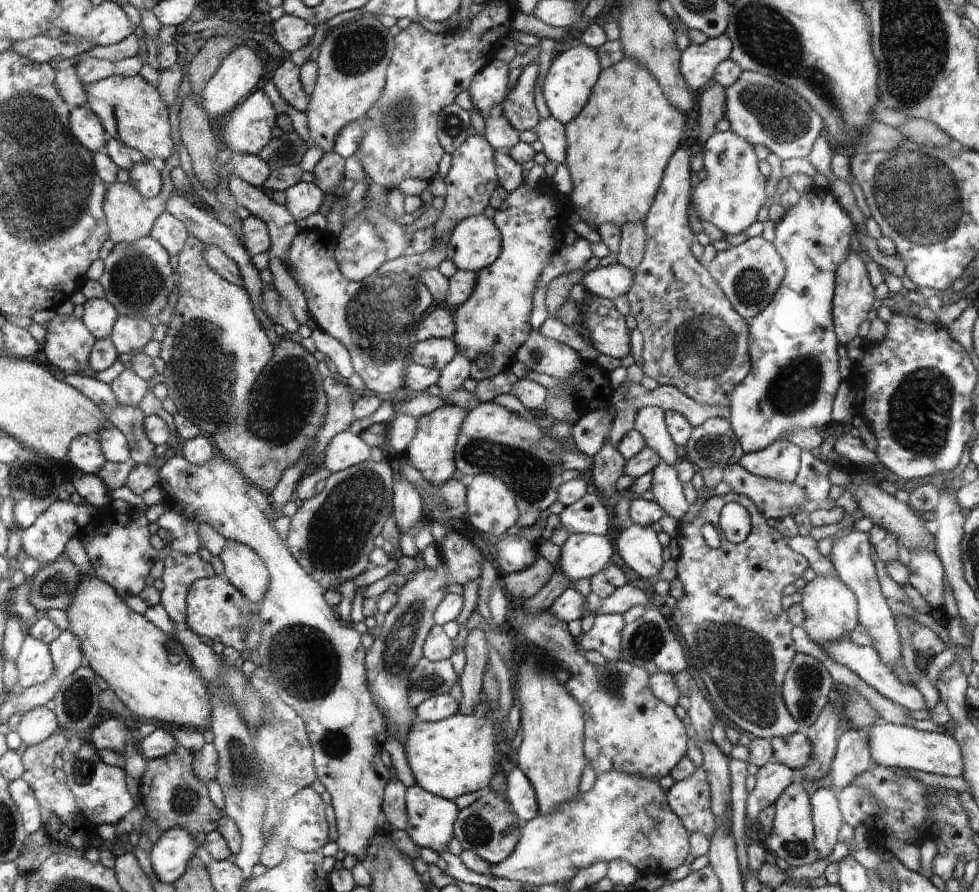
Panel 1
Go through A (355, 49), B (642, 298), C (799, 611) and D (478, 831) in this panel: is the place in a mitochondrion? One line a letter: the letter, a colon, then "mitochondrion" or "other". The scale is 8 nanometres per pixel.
A: mitochondrion
B: other
C: other
D: mitochondrion

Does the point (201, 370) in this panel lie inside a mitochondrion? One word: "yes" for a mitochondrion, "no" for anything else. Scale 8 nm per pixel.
yes

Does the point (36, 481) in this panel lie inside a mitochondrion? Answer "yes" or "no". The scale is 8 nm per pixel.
yes

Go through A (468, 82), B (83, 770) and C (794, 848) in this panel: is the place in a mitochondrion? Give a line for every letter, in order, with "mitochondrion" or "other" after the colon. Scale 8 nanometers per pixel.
A: other
B: mitochondrion
C: mitochondrion

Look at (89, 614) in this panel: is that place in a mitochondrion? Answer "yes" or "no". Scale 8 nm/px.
no

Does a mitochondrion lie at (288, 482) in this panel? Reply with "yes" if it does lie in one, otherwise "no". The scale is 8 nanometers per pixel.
no

